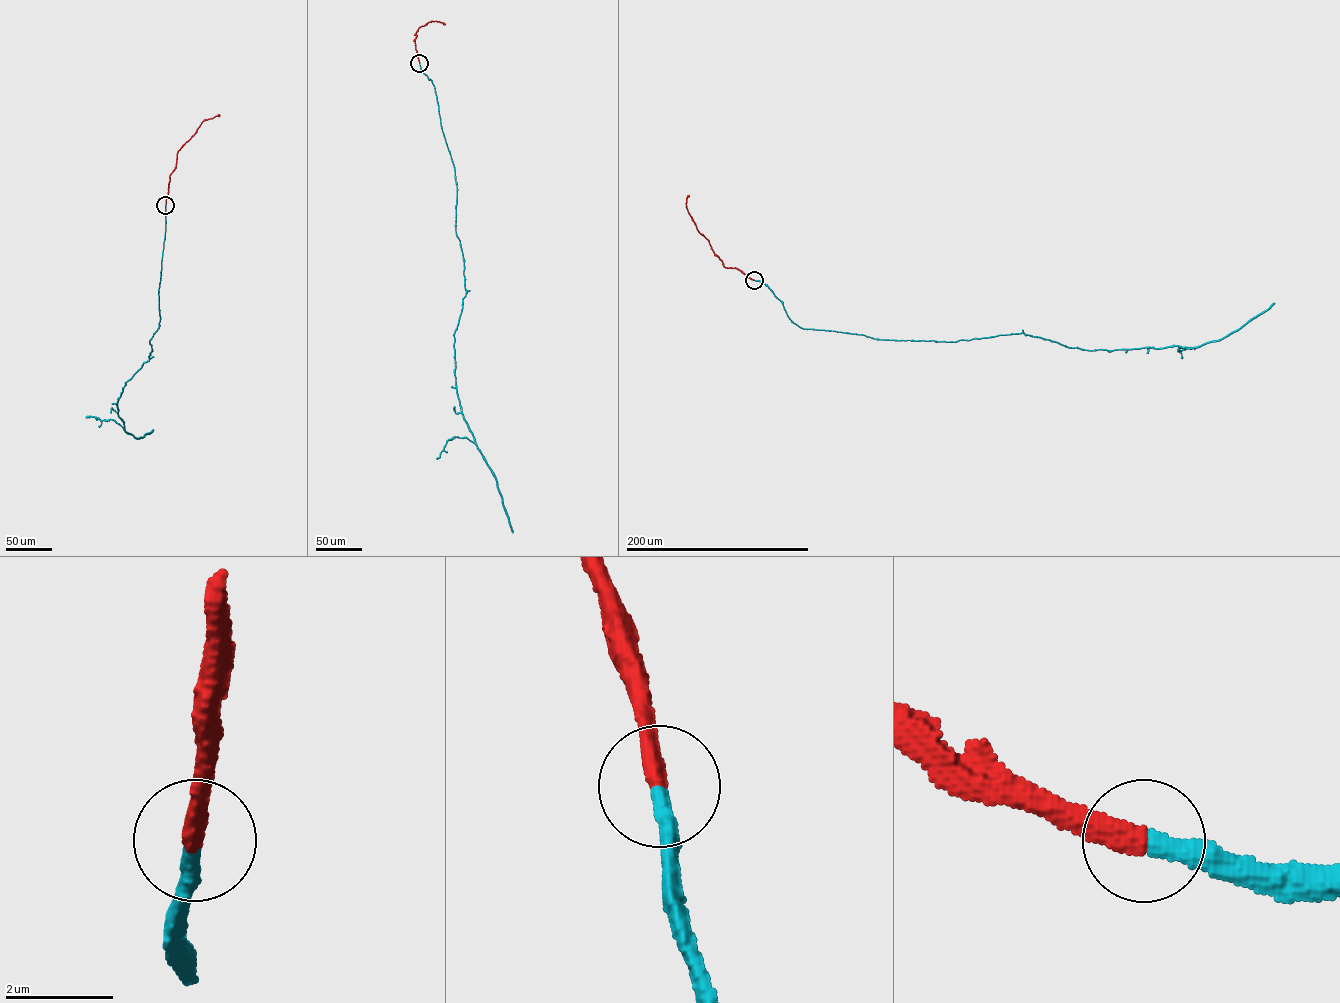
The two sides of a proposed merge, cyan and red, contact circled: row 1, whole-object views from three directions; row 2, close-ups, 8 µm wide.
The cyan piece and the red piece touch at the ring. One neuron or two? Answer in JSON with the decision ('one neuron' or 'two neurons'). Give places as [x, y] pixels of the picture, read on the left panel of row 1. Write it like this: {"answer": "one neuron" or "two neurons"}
{"answer": "one neuron"}

